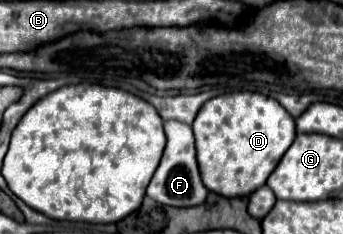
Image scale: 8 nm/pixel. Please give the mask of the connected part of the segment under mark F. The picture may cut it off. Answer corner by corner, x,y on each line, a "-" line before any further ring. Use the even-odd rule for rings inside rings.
164,122
164,132
166,132
166,150
162,156
162,162
148,186
148,196
156,200
158,204
168,204
176,208
188,208
188,206
200,206
208,190
204,188
196,164
196,150
194,150
194,134
190,126
184,126
182,122

